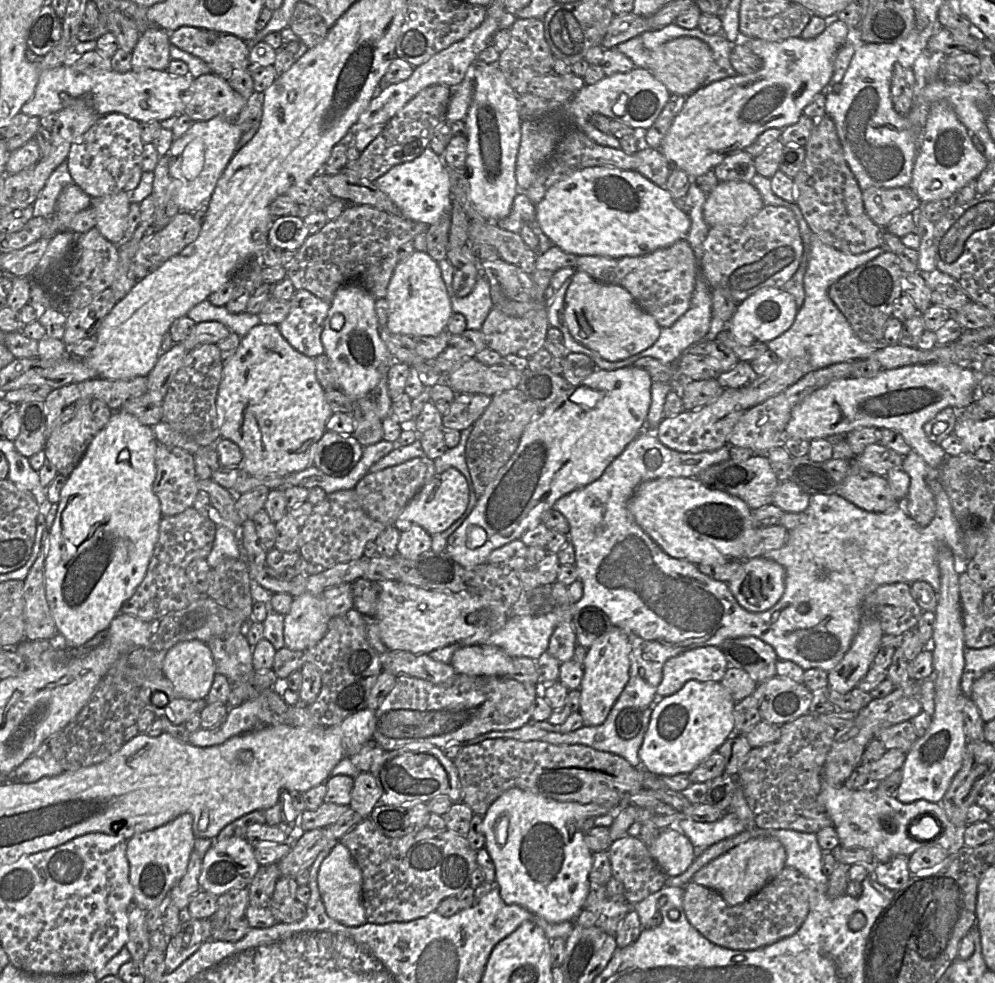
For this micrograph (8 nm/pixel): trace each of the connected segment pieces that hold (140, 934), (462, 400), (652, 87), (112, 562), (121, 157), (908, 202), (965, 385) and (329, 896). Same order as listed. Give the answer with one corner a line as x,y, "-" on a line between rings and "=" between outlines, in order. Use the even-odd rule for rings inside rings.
134,903
129,909
128,919
128,939
125,947
130,952
131,959
141,963
151,948
146,911
=
457,393
448,412
442,416
442,428
462,431
484,413
492,397
485,394
=
635,67
627,73
604,76
593,85
585,85
561,108
579,130
595,113
626,124
633,129
647,130
667,104
670,95
667,88
648,69
-
620,95
625,95
626,108
623,115
616,116
612,111
612,107
=
121,409
113,411
61,490
56,517
48,535
44,585
51,615
67,647
82,646
97,633
106,631
147,573
163,517
160,501
153,491
157,444
152,426
142,424
=
121,113
101,116
72,145
66,158
69,173
77,186
90,198
116,192
133,191
141,180
144,142
140,135
140,122
=
870,187
862,191
865,213
878,226
886,228
895,218
912,213
923,204
909,187
=
930,363
913,364
894,369
881,369
872,378
841,378
830,382
797,404
791,411
790,420
785,428
787,438
812,441
820,438
844,436
851,430
862,427
890,429
898,432
907,444
919,454
933,469
940,469
948,457
940,444
927,438
923,426
933,419
941,410
953,408
956,411
964,409
975,401
975,388
978,386
976,374
966,364
=
338,842
322,861
317,874
318,888
327,915
346,926
360,926
366,923
362,882
361,869
353,860
349,849

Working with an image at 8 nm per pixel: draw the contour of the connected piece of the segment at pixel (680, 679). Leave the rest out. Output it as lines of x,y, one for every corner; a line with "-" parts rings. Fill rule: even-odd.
704,646
669,658
662,667
657,698
678,692
687,681
720,682
729,663
719,647

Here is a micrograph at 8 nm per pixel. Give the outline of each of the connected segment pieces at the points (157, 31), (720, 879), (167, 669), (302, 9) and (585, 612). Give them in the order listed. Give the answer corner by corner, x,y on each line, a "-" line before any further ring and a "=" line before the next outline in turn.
150,27
143,32
131,52
132,70
154,69
165,71
170,56
169,33
159,27
=
757,837
737,845
698,870
692,881
718,892
731,906
736,906
759,892
786,866
786,850
777,839
=
199,640
174,645
164,658
162,670
175,691
189,700
206,699
216,675
211,649
=
304,2
296,4
289,28
309,49
322,43
329,32
318,10
=
585,607
573,615
577,643
586,649
615,627
597,607

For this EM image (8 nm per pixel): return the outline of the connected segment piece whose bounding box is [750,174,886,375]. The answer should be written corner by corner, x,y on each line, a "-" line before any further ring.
756,174
750,184
758,190
765,206
786,207
794,213
804,247
797,271
782,287
795,298
796,318
786,332
766,343
768,350
775,353
780,360
795,361
797,368
806,375
848,360
866,359
877,349
885,347
883,341
881,344
868,344
860,340
830,299
828,290
842,276
883,253
886,250
886,244
860,254
841,252
823,243
812,233
796,203
787,202
773,193
769,178

